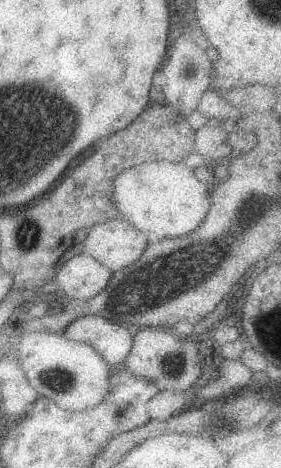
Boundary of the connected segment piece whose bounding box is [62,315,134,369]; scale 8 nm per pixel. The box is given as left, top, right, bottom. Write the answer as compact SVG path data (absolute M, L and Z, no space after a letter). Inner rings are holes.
M97 315L79 316L62 331L67 340L89 344L114 369L122 367L131 350L133 331Z

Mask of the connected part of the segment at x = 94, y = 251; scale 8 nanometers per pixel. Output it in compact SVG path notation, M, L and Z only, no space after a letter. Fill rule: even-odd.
M107 220L89 227L82 241L82 254L87 254L105 264L111 272L129 266L141 256L147 242L145 234L131 228L123 220Z

